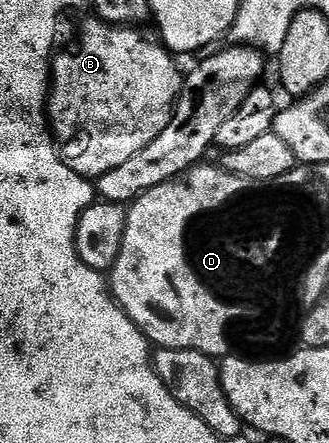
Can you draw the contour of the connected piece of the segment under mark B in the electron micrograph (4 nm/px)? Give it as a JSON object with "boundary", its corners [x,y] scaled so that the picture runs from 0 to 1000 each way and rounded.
{"boundary":[[[292,38],[267,41],[249,47],[246,63],[234,70],[234,90],[201,115],[176,113],[155,135],[149,221],[143,226],[143,278],[155,289],[155,302],[164,316],[179,325],[185,357],[195,359],[198,370],[258,404],[292,409],[304,404],[313,391],[337,391],[350,381],[362,381],[362,372],[377,372],[383,363],[398,363],[398,354],[410,354],[410,345],[422,345],[422,336],[447,336],[447,327],[459,327],[459,318],[471,318],[483,309],[483,300],[495,300],[495,291],[508,291],[508,282],[526,262],[526,246],[538,219],[550,212],[556,160],[538,153],[541,135],[529,131],[514,108],[480,95],[474,86],[465,86],[468,90],[450,88],[429,72],[438,68],[419,65],[404,56],[316,52],[310,43]]]}

